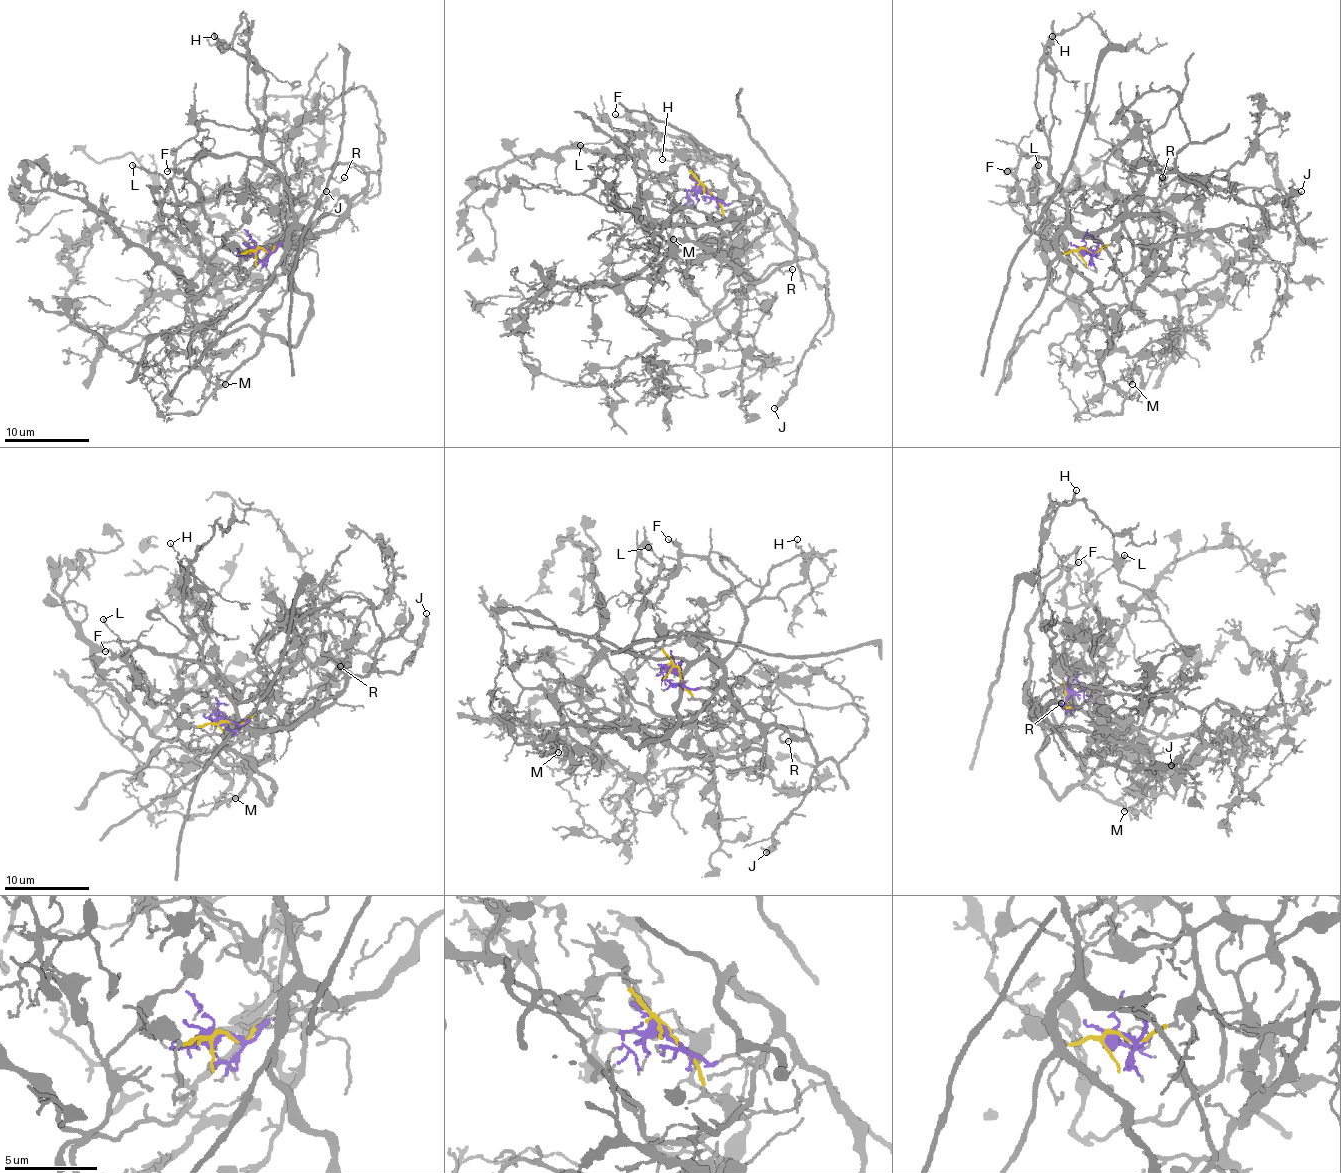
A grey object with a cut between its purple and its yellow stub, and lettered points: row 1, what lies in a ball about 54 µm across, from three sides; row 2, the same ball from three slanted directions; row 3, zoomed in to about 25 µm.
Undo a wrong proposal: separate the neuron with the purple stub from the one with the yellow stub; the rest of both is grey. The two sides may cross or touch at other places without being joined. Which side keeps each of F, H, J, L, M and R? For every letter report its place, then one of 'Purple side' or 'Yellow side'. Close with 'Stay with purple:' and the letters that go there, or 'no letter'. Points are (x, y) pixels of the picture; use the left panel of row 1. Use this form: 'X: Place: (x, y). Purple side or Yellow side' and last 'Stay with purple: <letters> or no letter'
F: Place: (167, 171). Purple side
H: Place: (214, 36). Purple side
J: Place: (326, 191). Purple side
L: Place: (132, 165). Purple side
M: Place: (225, 384). Purple side
R: Place: (344, 177). Purple side
Stay with purple: F, H, J, L, M, R

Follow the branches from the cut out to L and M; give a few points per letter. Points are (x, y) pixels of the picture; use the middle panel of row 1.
L: (708, 192), (727, 205), (755, 190), (725, 156), (638, 122), (625, 143), (581, 146)
M: (708, 192), (727, 205), (744, 203), (746, 218), (729, 235), (706, 213), (680, 207), (666, 226), (674, 239)

